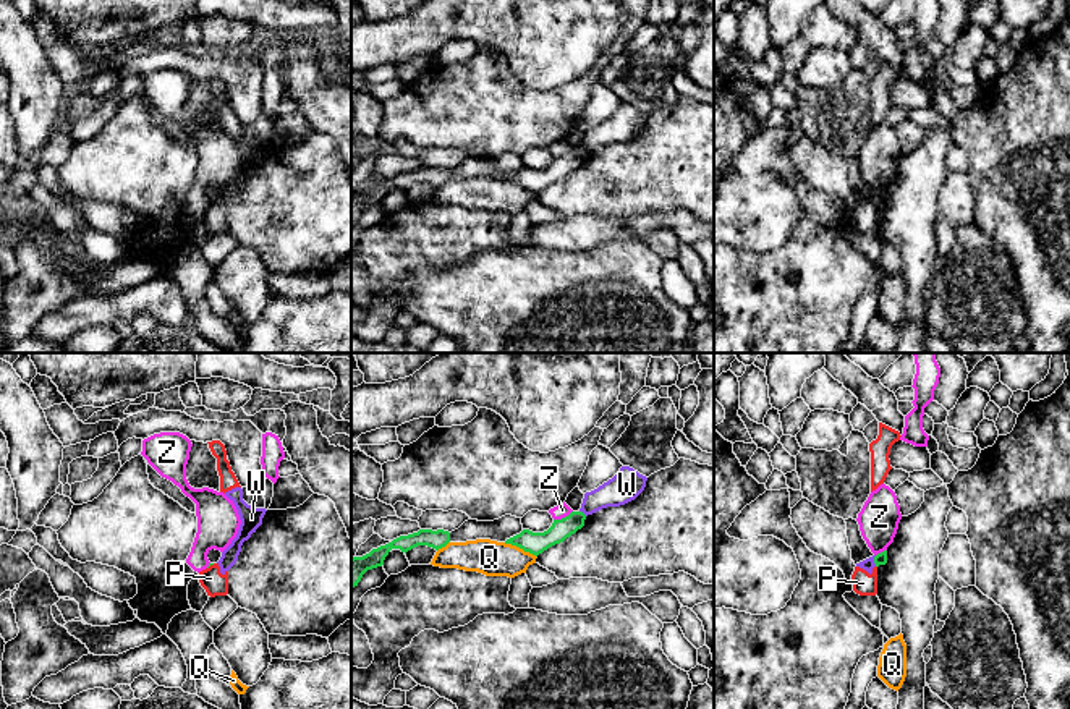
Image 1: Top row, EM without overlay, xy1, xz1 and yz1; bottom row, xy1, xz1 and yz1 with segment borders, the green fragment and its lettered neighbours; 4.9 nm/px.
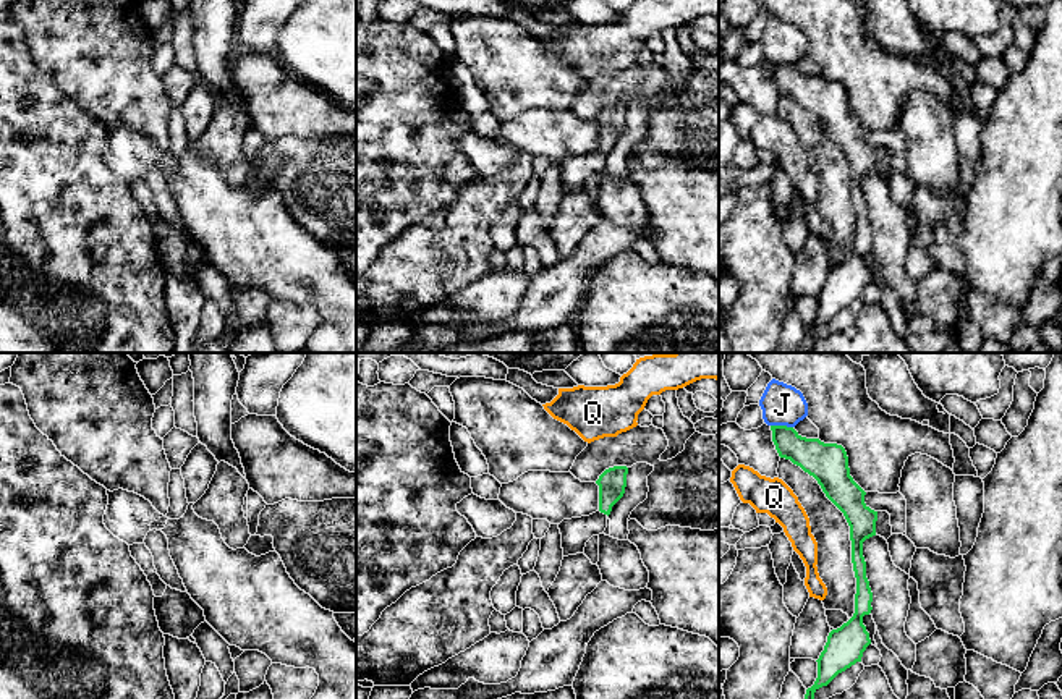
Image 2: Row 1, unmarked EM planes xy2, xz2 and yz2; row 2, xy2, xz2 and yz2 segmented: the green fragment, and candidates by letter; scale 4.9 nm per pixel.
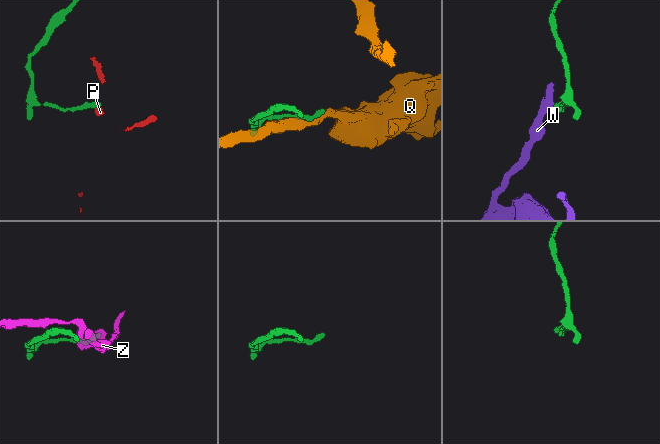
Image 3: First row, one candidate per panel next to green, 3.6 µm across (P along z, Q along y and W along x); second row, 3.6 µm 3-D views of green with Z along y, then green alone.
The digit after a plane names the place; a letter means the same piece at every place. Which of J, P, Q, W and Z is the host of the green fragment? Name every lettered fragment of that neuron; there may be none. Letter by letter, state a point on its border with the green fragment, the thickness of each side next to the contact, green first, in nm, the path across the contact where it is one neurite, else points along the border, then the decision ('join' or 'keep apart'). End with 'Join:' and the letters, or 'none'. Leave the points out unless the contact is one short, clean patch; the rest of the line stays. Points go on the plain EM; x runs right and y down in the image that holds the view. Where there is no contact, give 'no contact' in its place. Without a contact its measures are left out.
J: contact yz2 (782, 63); calibres 180 and 200 nm; keep apart
P: contact xy1 (211, 201); calibres 20 and 120 nm; border xy1 (214, 201), (208, 206); keep apart
Q: contact xz1 (520, 185); calibres 110 and 180 nm; keep apart
W: contact xz1 (581, 149); calibres 100 and 150 nm; border xz1 (580, 148), (586, 152); keep apart
Z: contact xz1 (562, 156); calibres 110 and 70 nm; border xz1 (572, 148), (554, 157); keep apart
Join: none

